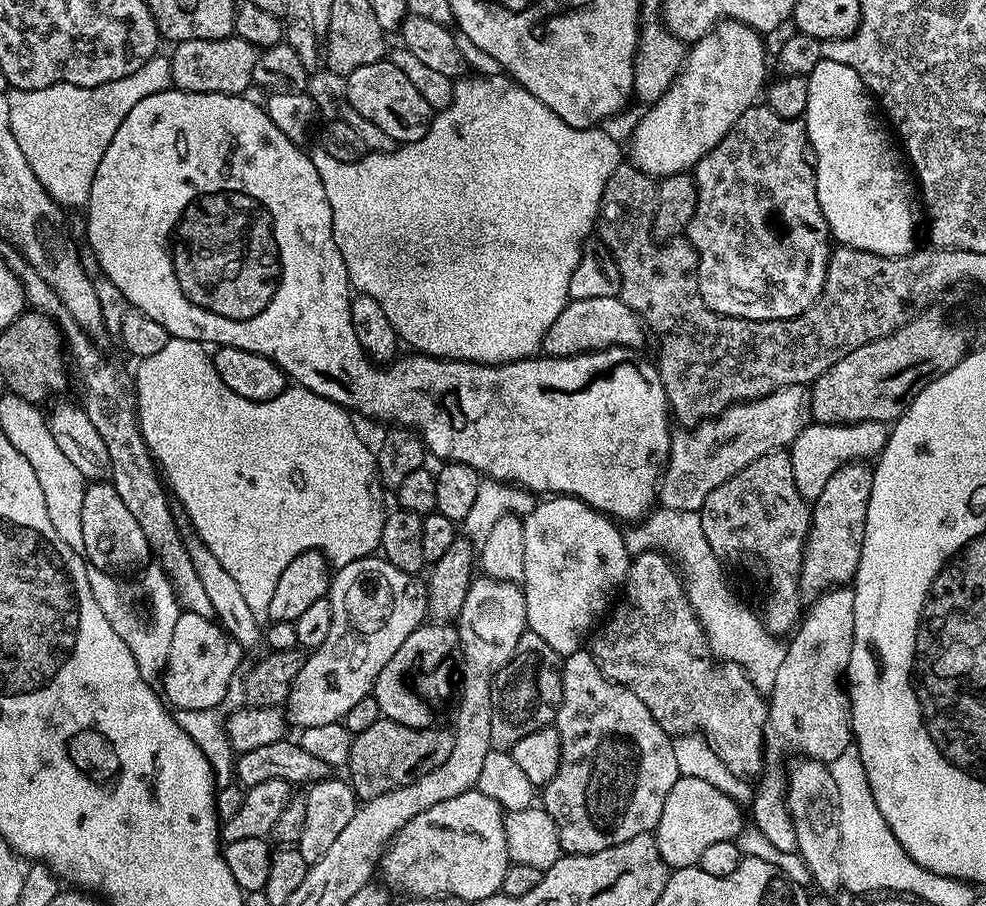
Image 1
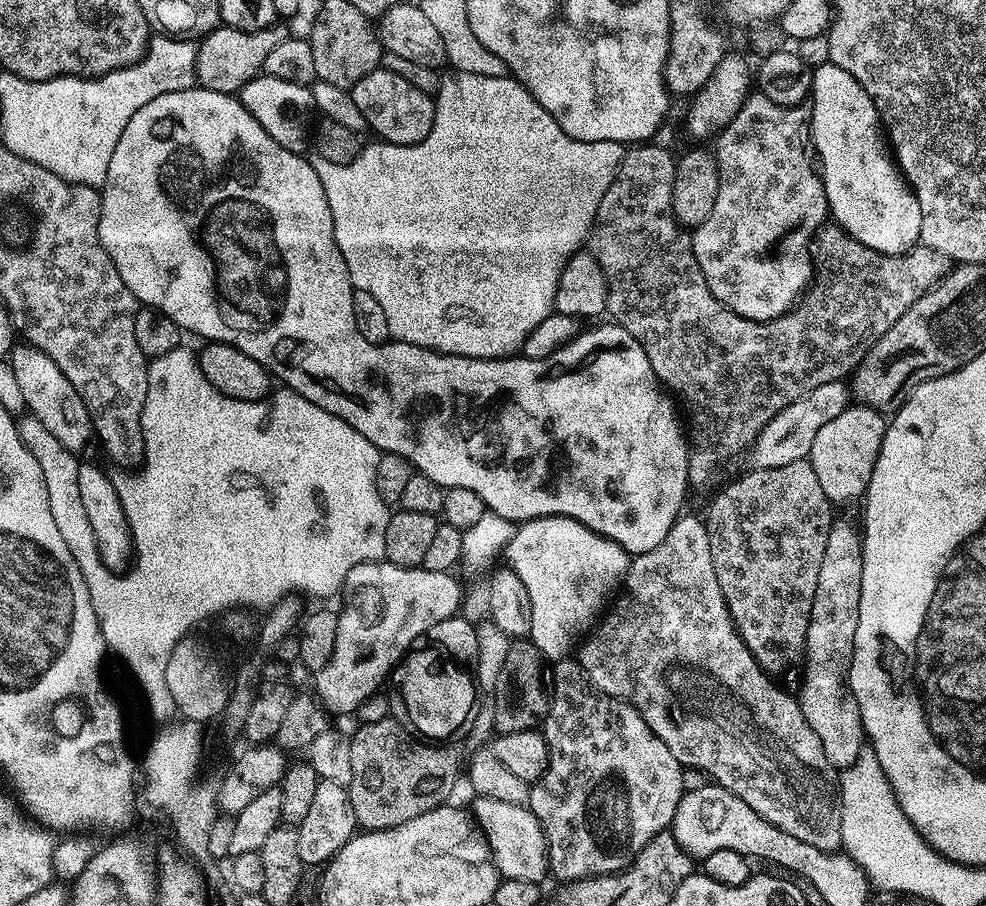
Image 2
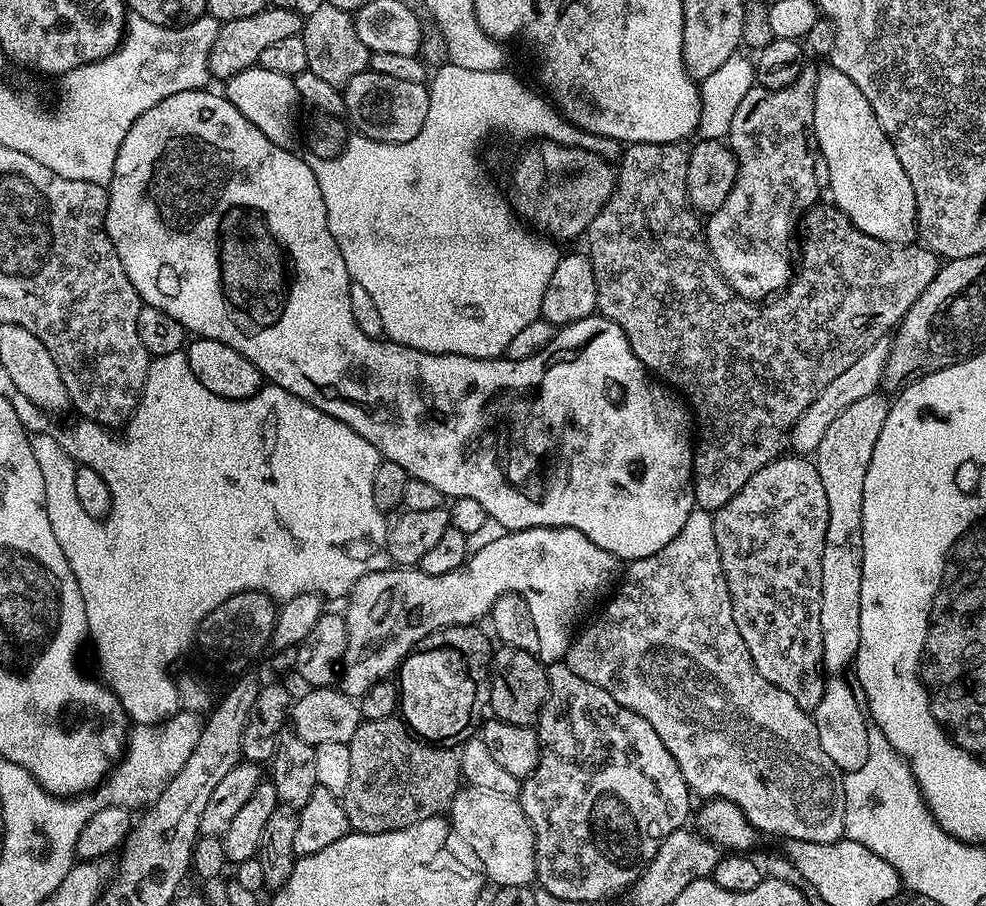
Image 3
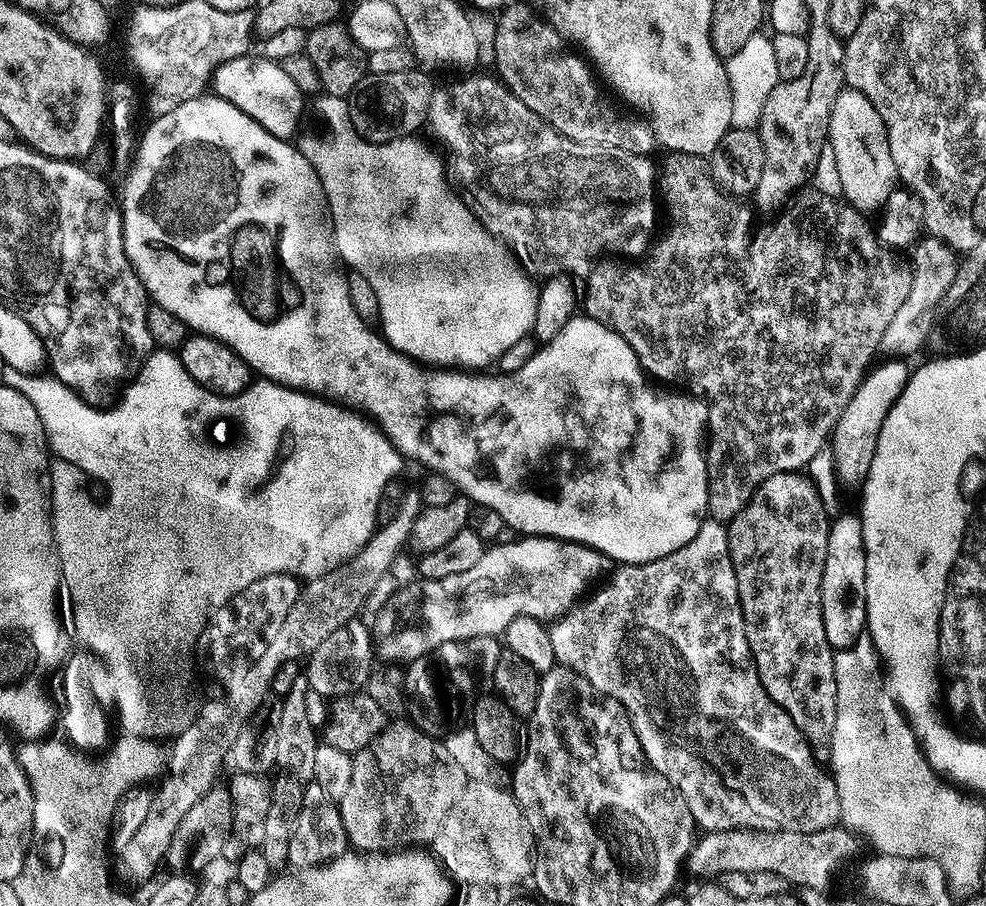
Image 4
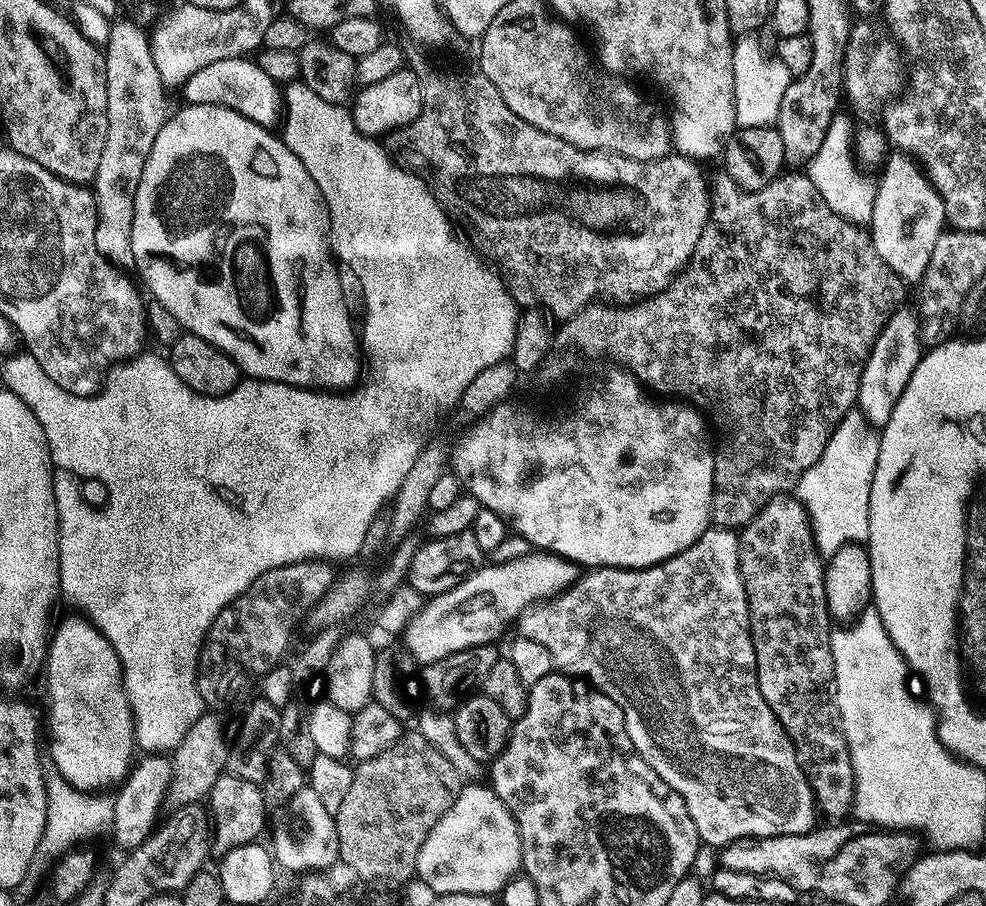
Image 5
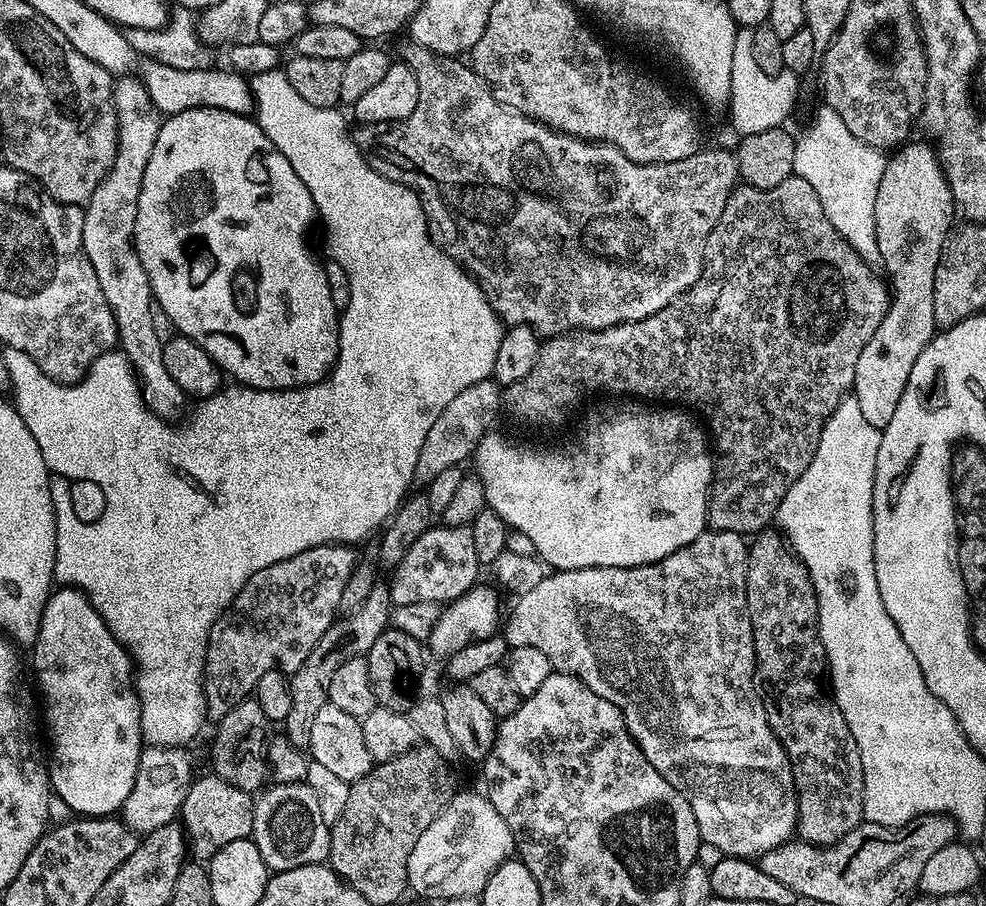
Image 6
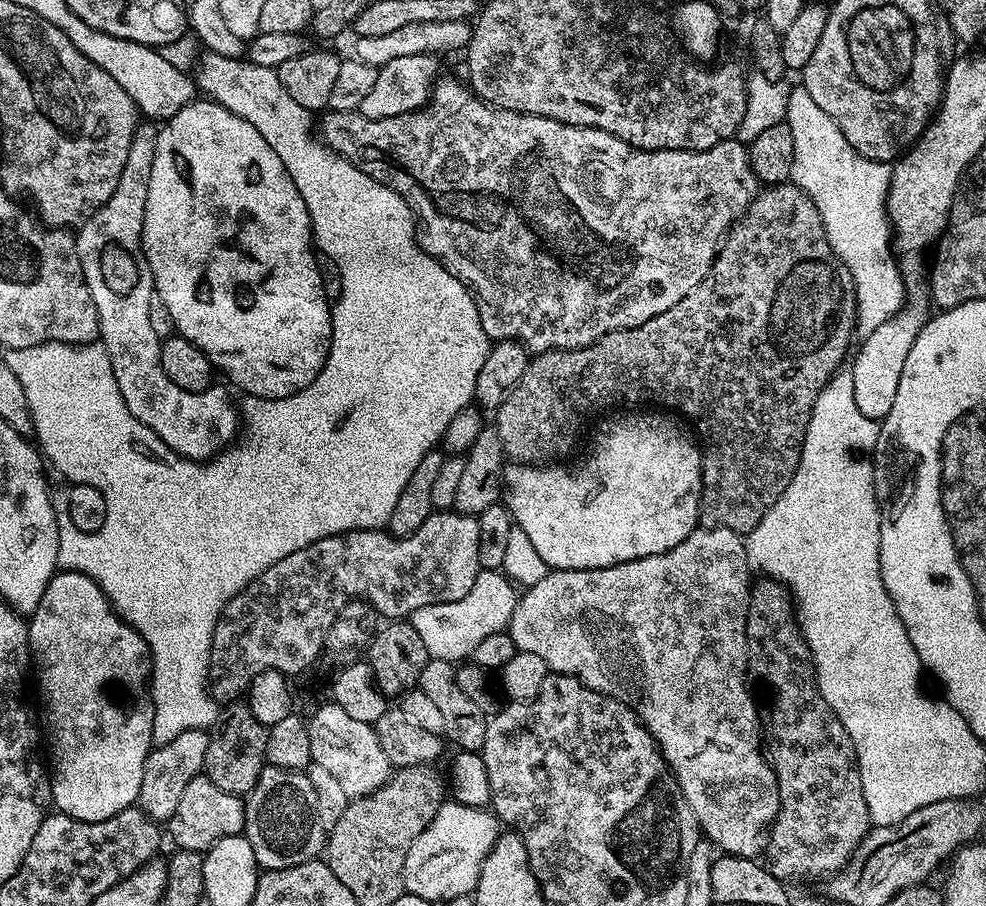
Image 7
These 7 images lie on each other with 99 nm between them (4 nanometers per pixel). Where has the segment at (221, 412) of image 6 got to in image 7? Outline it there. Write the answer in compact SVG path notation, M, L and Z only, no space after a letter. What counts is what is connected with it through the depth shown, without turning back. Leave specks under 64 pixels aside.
M208 52L196 64L194 68L194 79L197 89L207 99L215 100L221 104L226 110L230 110L234 114L238 114L238 118L242 118L246 122L250 122L254 126L254 130L258 130L258 134L262 134L262 138L266 138L266 142L270 142L270 150L274 150L274 154L278 154L278 158L282 158L282 166L286 166L286 174L290 174L290 178L294 178L294 186L298 186L298 194L302 194L302 202L306 202L306 210L312 219L312 230L314 233L314 244L317 249L320 248L326 255L332 259L332 264L336 267L336 272L340 275L340 297L335 297L334 303L331 305L332 310L332 345L328 351L328 361L322 366L322 370L318 374L318 378L314 378L314 382L310 382L310 386L306 386L302 390L298 390L294 394L290 394L286 398L278 398L277 400L260 400L257 396L244 396L238 408L239 415L242 417L242 435L235 442L229 443L227 447L216 453L211 460L201 462L199 460L185 460L183 456L179 456L176 452L172 452L166 446L166 442L162 442L162 438L158 438L158 434L154 434L154 430L150 430L150 426L146 426L142 422L138 422L138 418L134 418L134 414L130 414L130 410L126 406L126 402L122 398L122 394L118 390L118 382L114 382L114 374L112 373L112 363L108 357L108 353L104 350L104 345L99 342L90 344L39 344L38 346L26 346L25 348L10 348L3 353L6 358L6 366L10 366L10 370L14 370L14 374L18 378L18 382L22 382L22 390L26 390L26 402L30 406L30 414L32 415L32 430L34 433L35 443L38 445L39 451L42 453L43 459L49 465L52 464L68 479L72 484L89 484L98 490L102 490L102 494L106 498L106 522L102 522L102 526L96 532L87 532L84 536L76 536L76 540L80 540L80 548L76 548L76 556L58 556L56 559L57 565L65 572L81 572L100 587L106 594L106 598L111 602L112 607L116 609L121 620L136 631L146 642L148 652L152 655L152 675L150 677L150 691L152 694L152 705L154 706L154 730L152 731L152 743L159 746L166 742L174 742L174 738L178 738L178 734L186 734L186 730L194 730L202 728L205 730L211 729L218 719L218 705L208 692L208 667L210 666L210 654L212 653L212 631L218 622L218 618L222 614L225 606L233 600L237 594L250 582L254 582L254 578L258 578L258 574L262 574L266 570L270 570L270 566L274 566L274 562L282 562L282 558L286 558L286 554L294 554L294 550L302 550L306 546L310 546L314 542L318 542L327 536L341 536L343 532L359 532L361 528L370 528L373 530L379 529L381 526L387 525L390 514L394 510L394 502L398 502L398 494L402 494L402 486L406 486L406 482L410 482L410 474L414 474L414 470L418 466L418 462L422 462L422 458L427 452L433 451L441 443L444 435L444 425L451 417L452 413L457 411L458 405L467 398L475 397L476 383L478 382L478 372L482 370L482 362L486 362L486 354L490 347L490 341L486 330L482 328L482 318L478 314L478 306L474 302L468 304L452 304L452 296L469 295L470 289L459 276L454 276L449 268L445 268L441 261L436 257L431 256L427 250L416 241L416 232L418 233L417 225L414 223L414 213L409 208L407 202L399 196L394 190L390 190L382 182L378 182L374 178L370 178L370 174L362 174L362 170L358 170L346 158L342 158L334 149L329 148L324 143L323 139L311 136L314 132L314 116L313 113L306 111L302 106L298 106L298 102L294 102L294 98L290 98L290 94L286 94L286 86L282 86L282 82L278 78L276 69L267 68L266 66L258 66L251 62L241 62L240 60L231 60L225 56L219 56L213 52Z

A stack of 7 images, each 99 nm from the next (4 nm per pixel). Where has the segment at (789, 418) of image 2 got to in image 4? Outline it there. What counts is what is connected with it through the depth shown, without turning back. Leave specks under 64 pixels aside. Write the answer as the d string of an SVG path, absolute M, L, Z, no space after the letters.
M925 235L917 239L910 255L912 255L910 294L906 294L906 302L902 302L902 306L894 313L890 326L886 326L886 334L882 334L880 343L880 352L888 358L909 358L908 356L914 355L923 346L932 330L936 308L946 290L950 288L950 282L956 277L957 253L938 238Z

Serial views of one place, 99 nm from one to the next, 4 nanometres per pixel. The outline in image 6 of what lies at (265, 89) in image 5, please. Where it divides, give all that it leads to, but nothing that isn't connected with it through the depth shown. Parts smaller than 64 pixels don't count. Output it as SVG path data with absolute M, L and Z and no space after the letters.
M145 59L143 63L144 69L138 72L139 79L149 92L153 106L165 117L195 108L217 108L239 116L248 116L253 111L252 85L241 73L231 70L219 72L216 66L198 70L178 70L156 59Z

